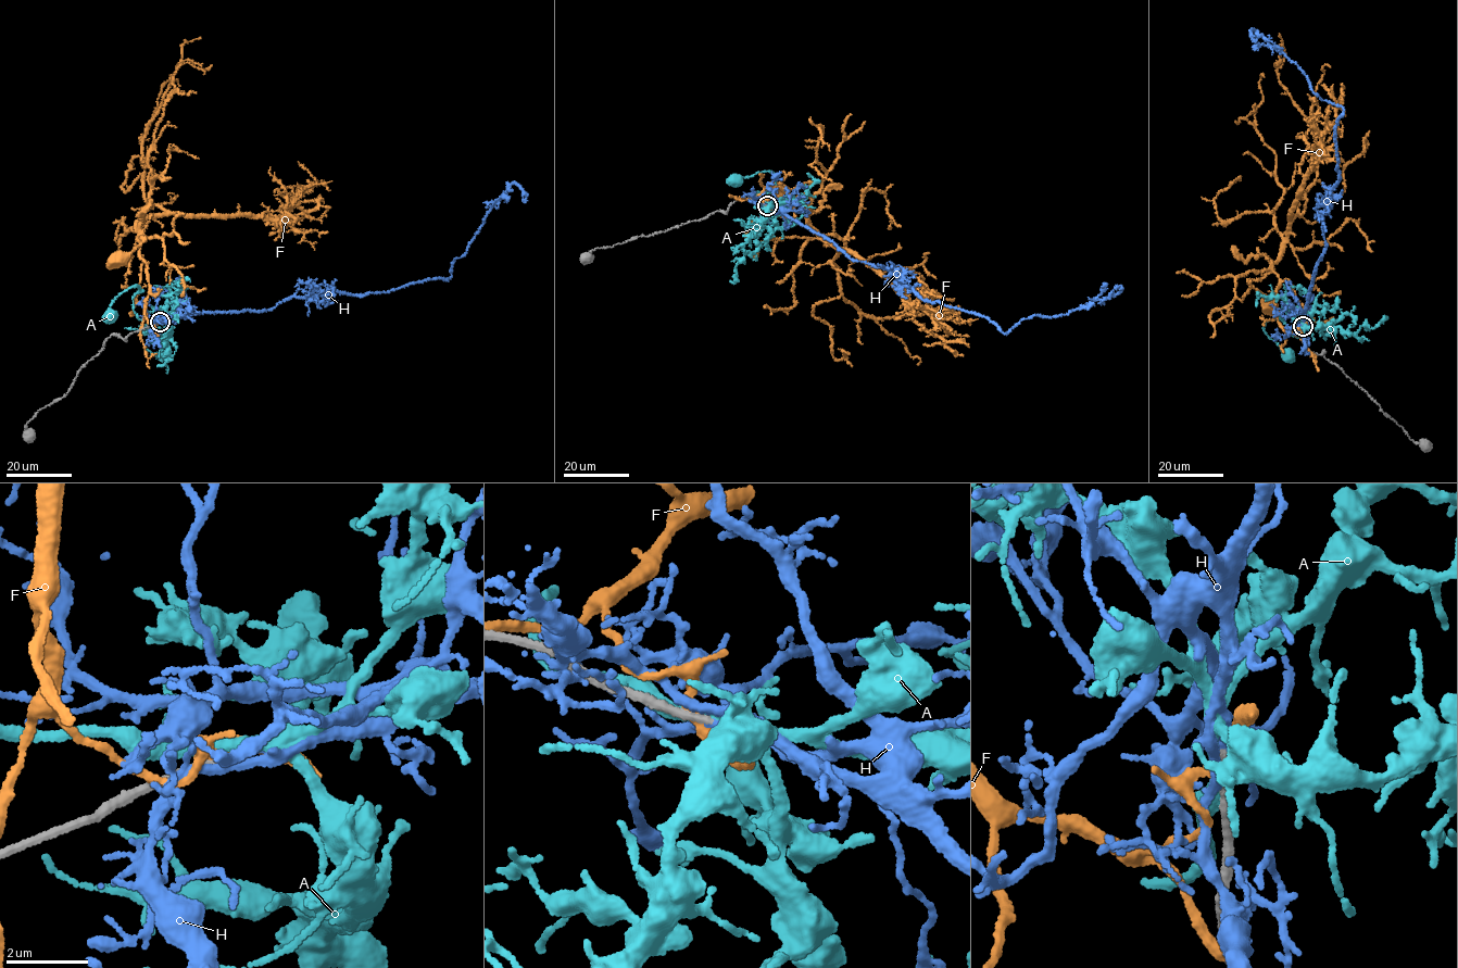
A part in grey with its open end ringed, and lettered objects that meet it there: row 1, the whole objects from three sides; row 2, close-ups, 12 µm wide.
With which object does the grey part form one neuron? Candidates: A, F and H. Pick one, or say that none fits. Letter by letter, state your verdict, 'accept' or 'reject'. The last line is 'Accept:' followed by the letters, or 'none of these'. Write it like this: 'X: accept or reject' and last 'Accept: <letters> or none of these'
A: reject
F: reject
H: accept
Accept: H

